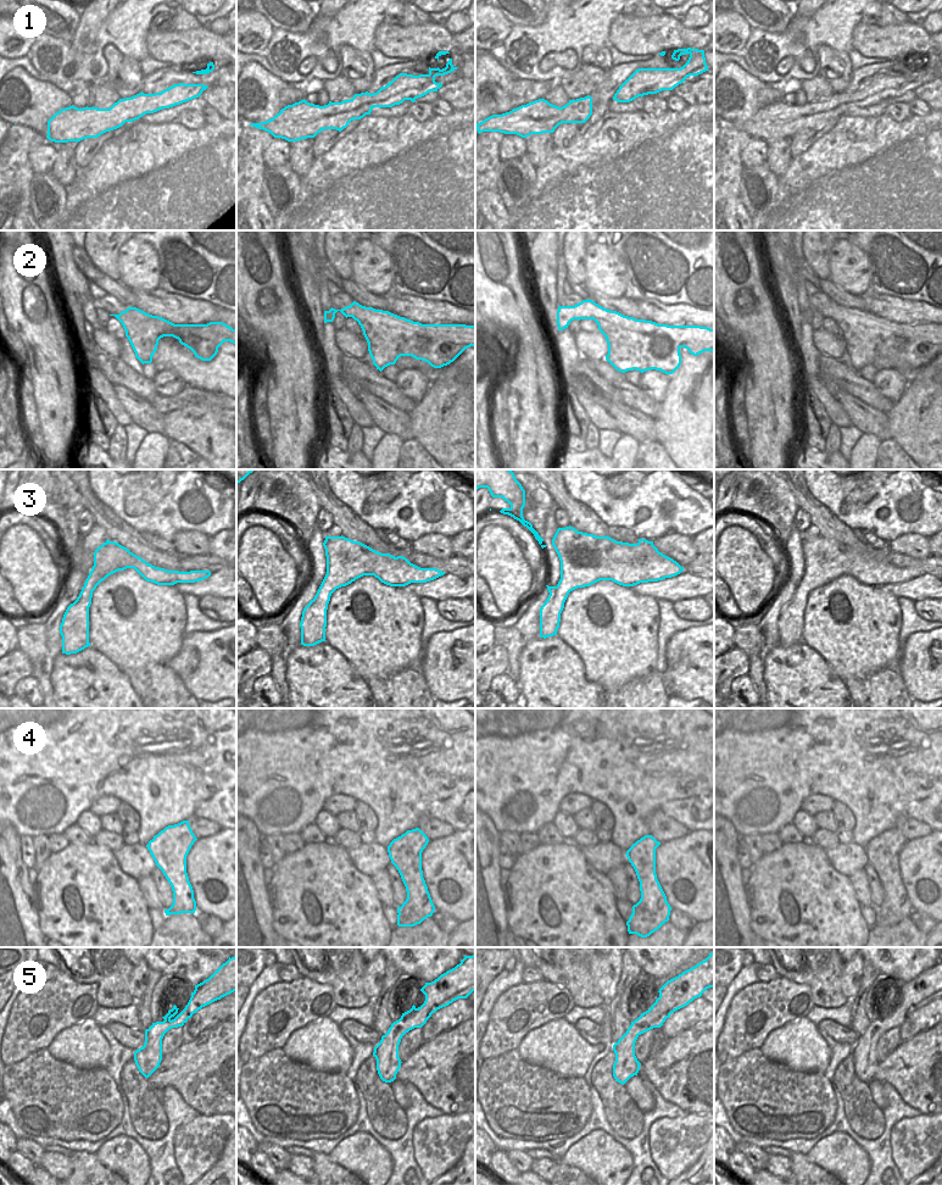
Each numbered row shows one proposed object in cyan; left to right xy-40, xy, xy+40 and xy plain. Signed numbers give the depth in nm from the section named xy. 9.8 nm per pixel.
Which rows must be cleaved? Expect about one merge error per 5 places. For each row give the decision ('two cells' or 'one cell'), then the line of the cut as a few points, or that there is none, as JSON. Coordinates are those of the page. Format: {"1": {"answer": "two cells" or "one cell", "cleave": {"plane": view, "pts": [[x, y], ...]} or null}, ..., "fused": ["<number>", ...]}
{"1": {"answer": "one cell", "cleave": null}, "2": {"answer": "one cell", "cleave": null}, "3": {"answer": "one cell", "cleave": null}, "4": {"answer": "one cell", "cleave": null}, "5": {"answer": "one cell", "cleave": null}, "fused": []}

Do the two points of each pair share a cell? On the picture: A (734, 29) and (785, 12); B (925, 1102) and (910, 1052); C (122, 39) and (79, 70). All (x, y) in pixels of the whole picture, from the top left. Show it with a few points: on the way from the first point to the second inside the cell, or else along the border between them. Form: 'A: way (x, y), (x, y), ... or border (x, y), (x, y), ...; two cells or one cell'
A: border (736, 12), (751, 27), (775, 34); two cells
B: way (924, 1090), (923, 1064); one cell
C: way (110, 39), (100, 46), (99, 54), (92, 61); one cell

